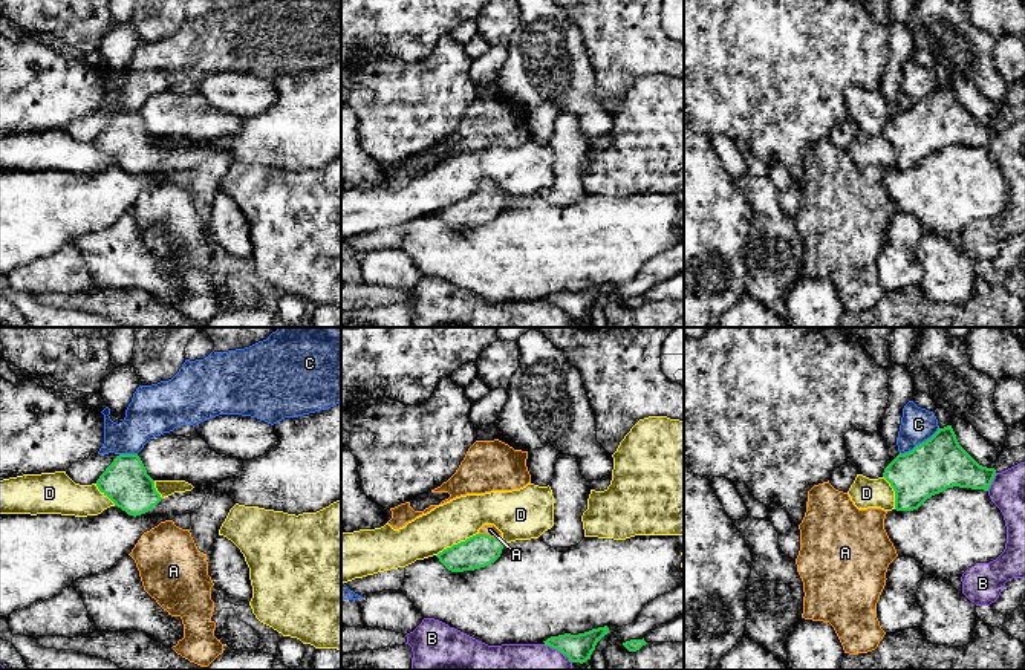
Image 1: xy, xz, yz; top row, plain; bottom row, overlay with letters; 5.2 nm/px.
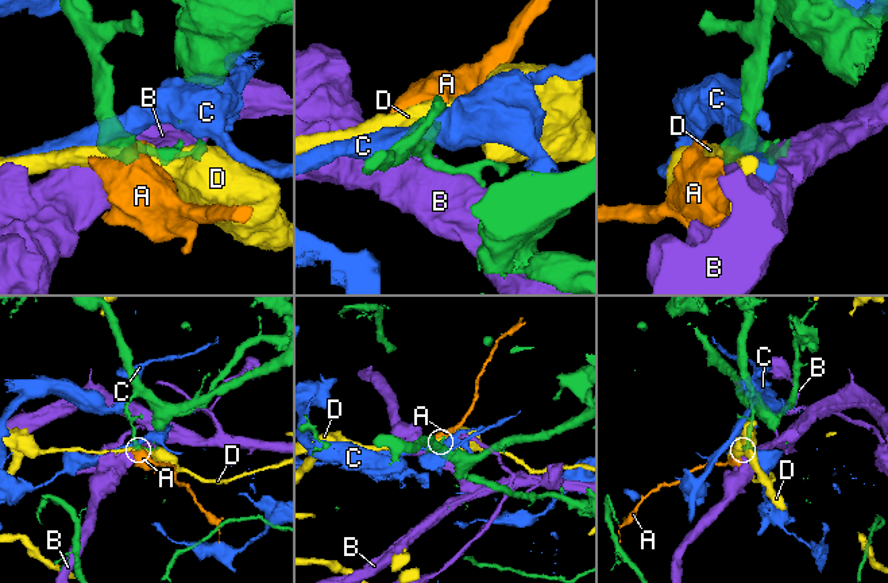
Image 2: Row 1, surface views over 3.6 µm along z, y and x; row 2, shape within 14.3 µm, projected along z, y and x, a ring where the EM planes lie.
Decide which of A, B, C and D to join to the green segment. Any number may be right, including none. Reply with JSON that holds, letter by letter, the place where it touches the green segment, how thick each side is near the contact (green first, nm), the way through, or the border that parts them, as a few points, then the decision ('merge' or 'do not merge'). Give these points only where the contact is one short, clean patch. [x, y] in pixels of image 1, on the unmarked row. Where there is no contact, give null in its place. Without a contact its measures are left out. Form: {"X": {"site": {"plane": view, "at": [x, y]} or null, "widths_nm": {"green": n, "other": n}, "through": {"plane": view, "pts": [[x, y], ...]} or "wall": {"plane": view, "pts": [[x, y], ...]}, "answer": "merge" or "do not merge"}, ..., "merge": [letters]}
{"A": {"site": {"plane": "xz", "at": [488, 193]}, "widths_nm": {"green": 170, "other": 60}, "through": {"plane": "xz", "pts": [[481, 207], [488, 193], [490, 187]]}, "answer": "merge"}, "B": {"site": {"plane": "yz", "at": [992, 138]}, "widths_nm": {"green": 240, "other": 190}, "answer": "do not merge"}, "C": {"site": {"plane": "yz", "at": [920, 101]}, "widths_nm": {"green": 280, "other": 180}, "answer": "do not merge"}, "D": {"site": {"plane": "xz", "at": [458, 201]}, "widths_nm": {"green": 170, "other": 220}, "answer": "do not merge"}, "merge": ["A"]}

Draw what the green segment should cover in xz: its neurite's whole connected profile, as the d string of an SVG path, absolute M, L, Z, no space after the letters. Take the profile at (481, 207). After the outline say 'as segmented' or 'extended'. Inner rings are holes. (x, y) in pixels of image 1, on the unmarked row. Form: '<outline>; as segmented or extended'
M483 182L476 193L444 207L436 214L451 229L474 228L494 220L503 202L502 190L494 182Z; extended

